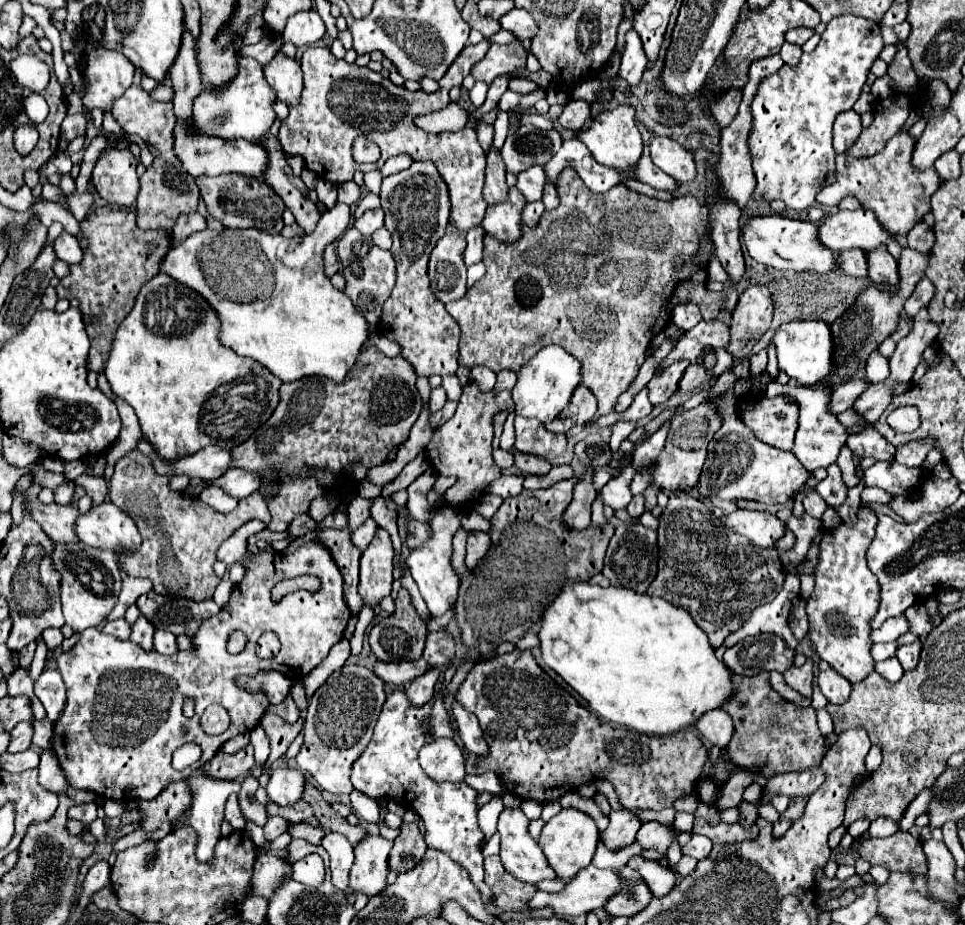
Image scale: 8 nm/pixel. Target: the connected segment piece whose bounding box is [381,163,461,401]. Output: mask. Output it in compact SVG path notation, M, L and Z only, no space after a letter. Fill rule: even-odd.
M413 163L409 169L389 175L383 179L381 185L381 209L385 211L385 227L393 235L393 247L391 253L397 263L397 283L393 293L383 305L383 315L381 315L381 331L387 339L395 341L401 345L401 357L407 359L413 369L417 371L419 377L429 377L429 375L441 375L443 377L443 387L447 391L447 399L459 401L461 397L461 383L455 375L457 371L457 357L459 357L459 325L453 321L453 317L445 311L445 305L433 295L429 277L427 277L427 261L429 253L433 251L435 243L445 235L447 225L449 225L449 193L445 183L423 183L423 163Z

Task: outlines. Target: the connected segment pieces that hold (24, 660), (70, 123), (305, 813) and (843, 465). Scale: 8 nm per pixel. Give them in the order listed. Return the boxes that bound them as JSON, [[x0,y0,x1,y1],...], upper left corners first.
[[19,643,37,669],[61,115,85,141],[267,799,315,823],[836,445,860,488]]

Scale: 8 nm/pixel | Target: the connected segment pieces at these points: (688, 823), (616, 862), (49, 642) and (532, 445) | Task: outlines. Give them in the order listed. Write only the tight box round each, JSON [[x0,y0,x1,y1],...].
[[674,812,695,832],[593,843,643,869],[41,629,63,656],[515,417,567,457]]

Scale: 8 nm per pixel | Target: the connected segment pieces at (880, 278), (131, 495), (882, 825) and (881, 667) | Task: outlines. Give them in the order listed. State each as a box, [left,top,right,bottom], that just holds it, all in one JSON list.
[[867,247,897,293],[109,451,271,601],[869,817,897,837],[875,657,903,683]]

